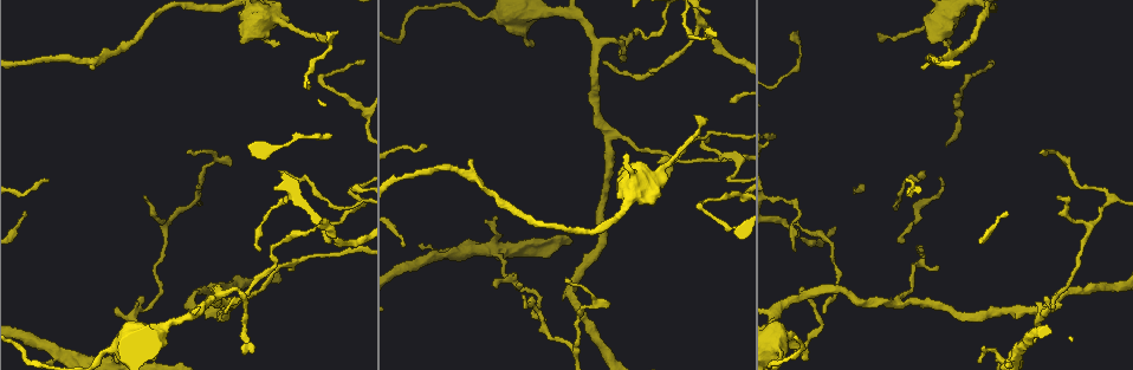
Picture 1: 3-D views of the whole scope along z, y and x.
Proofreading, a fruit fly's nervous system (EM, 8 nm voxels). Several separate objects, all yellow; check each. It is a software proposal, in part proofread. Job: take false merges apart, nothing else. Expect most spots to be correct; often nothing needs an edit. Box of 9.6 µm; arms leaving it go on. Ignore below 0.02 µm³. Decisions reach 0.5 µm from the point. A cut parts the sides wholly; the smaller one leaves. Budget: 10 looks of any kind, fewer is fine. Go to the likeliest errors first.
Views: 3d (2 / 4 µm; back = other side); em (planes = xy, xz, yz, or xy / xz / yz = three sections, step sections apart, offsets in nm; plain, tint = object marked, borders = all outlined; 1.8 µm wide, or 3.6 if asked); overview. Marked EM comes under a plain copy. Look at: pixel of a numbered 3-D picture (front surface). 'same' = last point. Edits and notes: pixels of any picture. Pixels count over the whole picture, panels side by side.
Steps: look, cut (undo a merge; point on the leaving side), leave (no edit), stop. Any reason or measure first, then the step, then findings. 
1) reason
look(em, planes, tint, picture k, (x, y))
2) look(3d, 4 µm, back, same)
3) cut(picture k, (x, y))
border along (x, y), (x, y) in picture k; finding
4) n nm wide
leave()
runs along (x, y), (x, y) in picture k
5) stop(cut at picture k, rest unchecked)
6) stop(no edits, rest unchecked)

thick turns thin
look(em, 3.6 µm, xz, step 16, borders, picture 1, (654, 175))

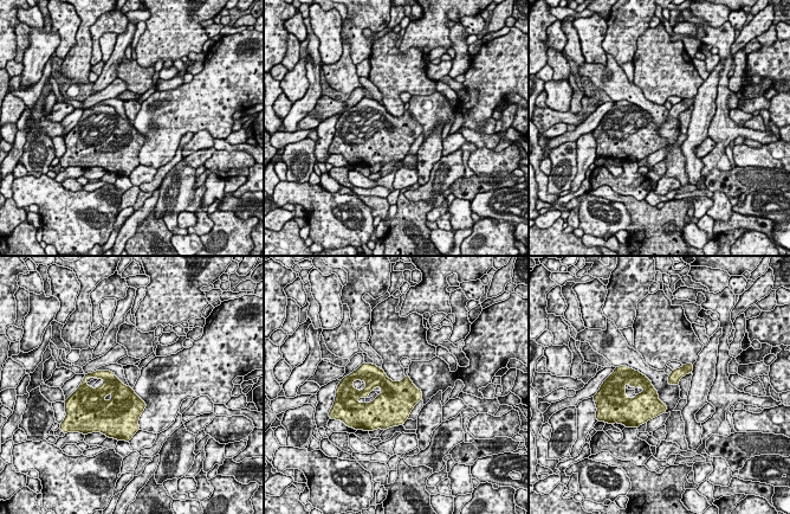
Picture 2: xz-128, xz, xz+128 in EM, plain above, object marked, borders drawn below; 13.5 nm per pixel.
60 nm wide
leave()
continuous, no second neuron

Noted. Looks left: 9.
arms part here
look(em, planes, tint, picture 1, (895, 303))

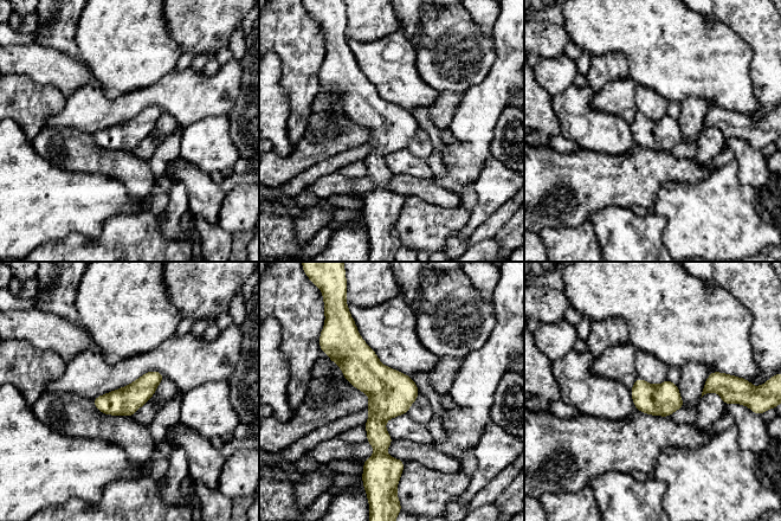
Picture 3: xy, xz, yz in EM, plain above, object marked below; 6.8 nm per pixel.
leave()
runs along (355, 334), (386, 465) in picture 3; continuous, no second neuron

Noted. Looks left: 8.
three arms meet
look(3d, 4 µm, picture 1, (566, 339))

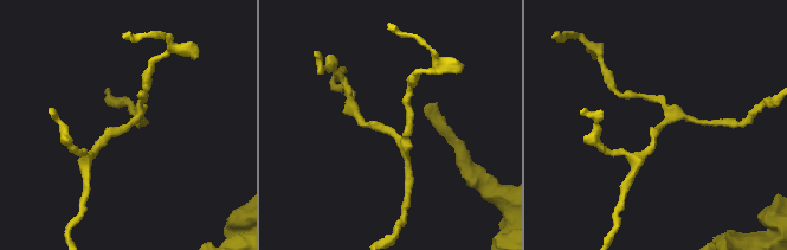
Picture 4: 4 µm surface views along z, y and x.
3 arms
look(em, planes, tint, picture 4, (388, 131))

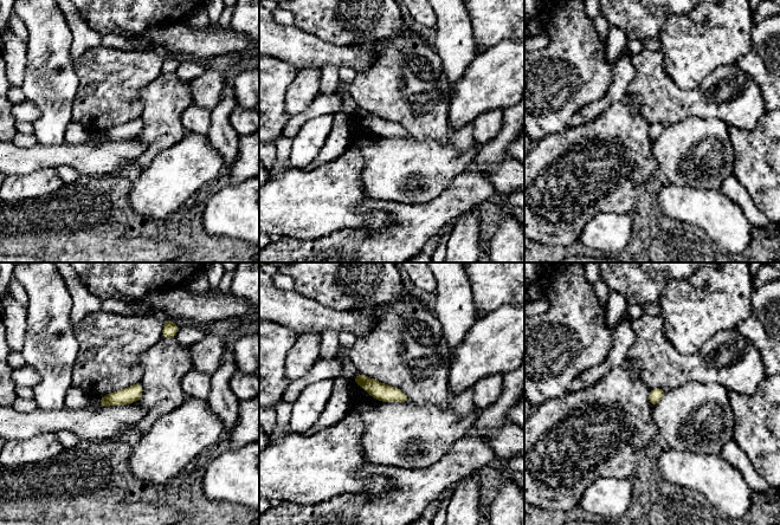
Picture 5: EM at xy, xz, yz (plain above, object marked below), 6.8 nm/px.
leave()
all the same neuron

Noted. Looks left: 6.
sudden change in width
look(em, planes, tint, picture 1, (1037, 338))

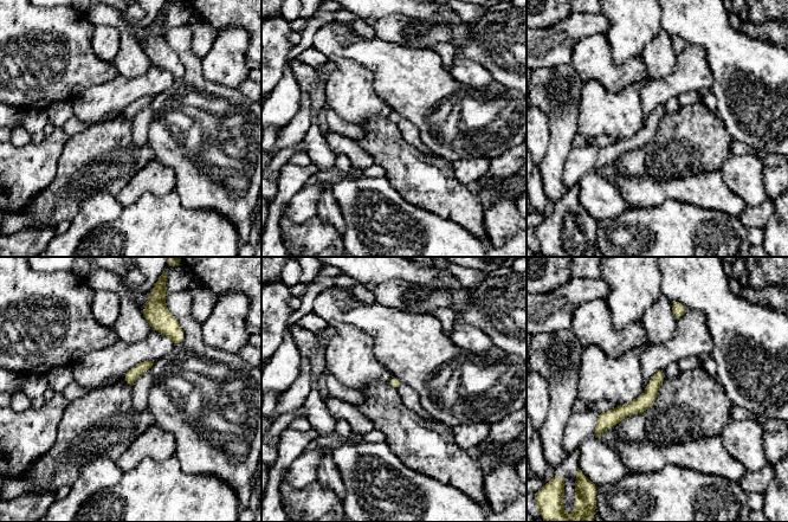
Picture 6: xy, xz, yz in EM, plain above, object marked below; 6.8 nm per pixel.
70 nm wide
leave()
runs along (661, 374), (637, 406), (599, 426) in picture 6; one neuron here

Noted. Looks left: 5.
stop(no edits, rest unchecked)

